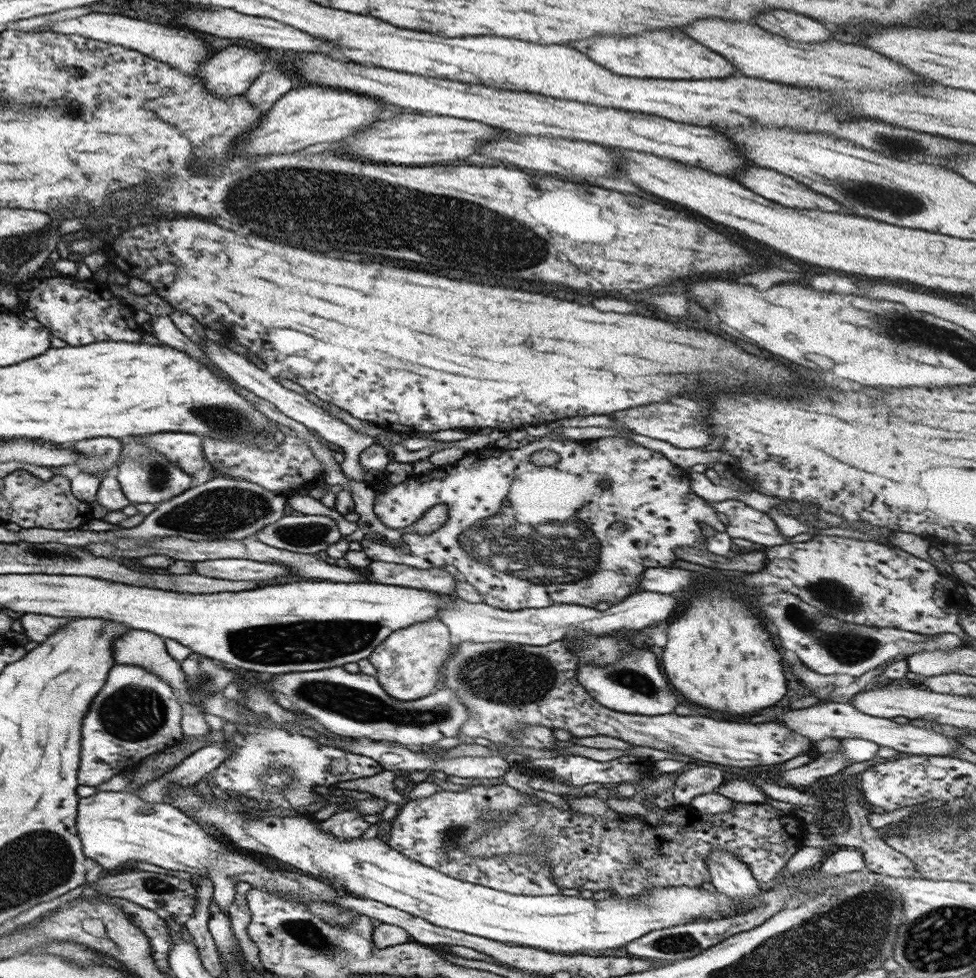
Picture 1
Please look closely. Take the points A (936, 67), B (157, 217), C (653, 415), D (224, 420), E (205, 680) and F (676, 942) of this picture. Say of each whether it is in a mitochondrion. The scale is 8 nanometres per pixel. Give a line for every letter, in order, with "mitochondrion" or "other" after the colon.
A: other
B: other
C: mitochondrion
D: mitochondrion
E: mitochondrion
F: mitochondrion

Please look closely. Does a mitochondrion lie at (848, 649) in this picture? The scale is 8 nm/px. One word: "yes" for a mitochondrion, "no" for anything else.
yes

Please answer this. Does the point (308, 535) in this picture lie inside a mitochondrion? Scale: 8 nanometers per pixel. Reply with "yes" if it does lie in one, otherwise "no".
yes

